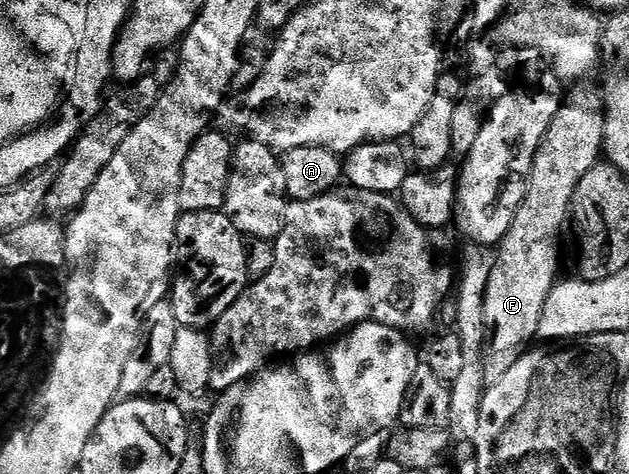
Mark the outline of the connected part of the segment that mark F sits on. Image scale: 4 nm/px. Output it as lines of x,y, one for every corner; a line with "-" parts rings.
592,83
569,88
572,90
568,97
566,93
558,115
554,115
534,155
526,195
488,273
488,289
484,293
484,376
492,383
502,379
537,340
547,297
561,276
560,228
569,224
572,197
578,191
578,183
582,183
582,175
597,165
604,152
604,98
599,88
588,84

